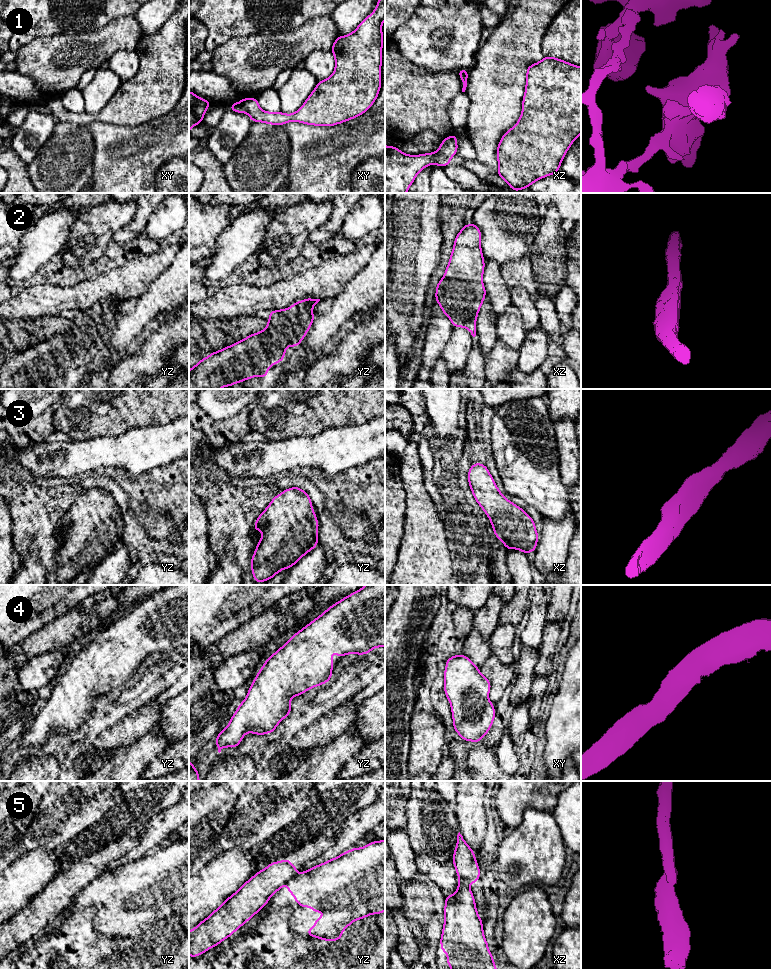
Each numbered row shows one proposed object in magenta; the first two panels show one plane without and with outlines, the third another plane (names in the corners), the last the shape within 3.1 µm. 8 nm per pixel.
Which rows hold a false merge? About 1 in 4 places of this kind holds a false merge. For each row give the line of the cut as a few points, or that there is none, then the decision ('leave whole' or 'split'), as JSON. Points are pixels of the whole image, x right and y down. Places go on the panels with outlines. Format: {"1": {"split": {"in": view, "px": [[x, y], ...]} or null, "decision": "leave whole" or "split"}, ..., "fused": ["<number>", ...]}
{"1": {"split": {"in": "xz", "px": [[437, 152], [449, 158]]}, "decision": "split"}, "2": {"split": null, "decision": "leave whole"}, "3": {"split": null, "decision": "leave whole"}, "4": {"split": null, "decision": "leave whole"}, "5": {"split": {"in": "xz", "px": [[459, 879], [468, 884]]}, "decision": "split"}, "fused": ["1", "5"]}

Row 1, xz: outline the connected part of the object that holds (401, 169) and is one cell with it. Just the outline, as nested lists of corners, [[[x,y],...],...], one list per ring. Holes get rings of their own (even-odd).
[[[385,145],[385,193],[406,193],[422,169],[432,164],[445,167],[450,162],[438,152],[407,155],[396,146]]]

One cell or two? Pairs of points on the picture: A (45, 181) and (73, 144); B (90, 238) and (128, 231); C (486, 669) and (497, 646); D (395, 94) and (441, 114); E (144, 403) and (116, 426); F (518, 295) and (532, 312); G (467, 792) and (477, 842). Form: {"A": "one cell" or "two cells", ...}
{"A": "one cell", "B": "two cells", "C": "two cells", "D": "one cell", "E": "one cell", "F": "one cell", "G": "one cell"}

